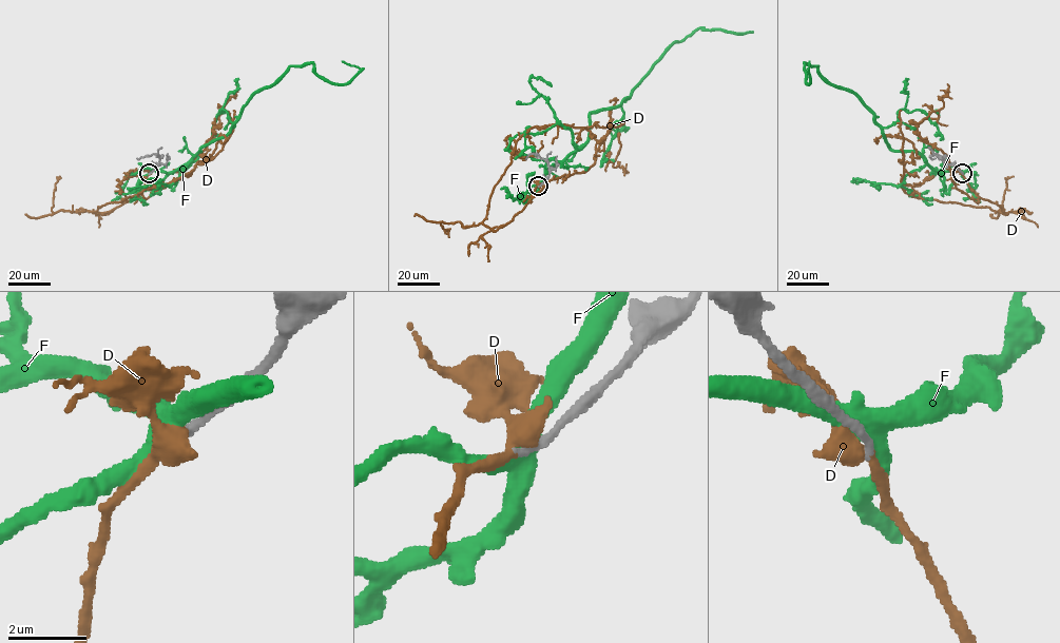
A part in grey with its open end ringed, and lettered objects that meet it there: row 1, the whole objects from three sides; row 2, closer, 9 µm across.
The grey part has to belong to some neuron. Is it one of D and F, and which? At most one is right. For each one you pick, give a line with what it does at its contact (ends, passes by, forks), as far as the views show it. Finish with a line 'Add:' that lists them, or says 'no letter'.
D: it forks
Add: D

